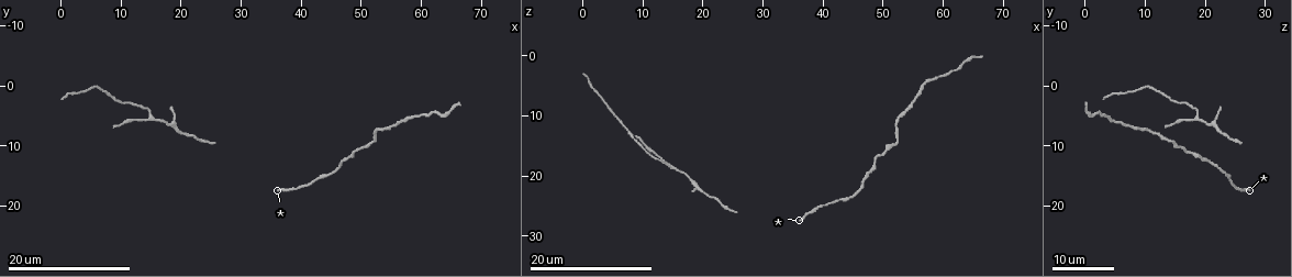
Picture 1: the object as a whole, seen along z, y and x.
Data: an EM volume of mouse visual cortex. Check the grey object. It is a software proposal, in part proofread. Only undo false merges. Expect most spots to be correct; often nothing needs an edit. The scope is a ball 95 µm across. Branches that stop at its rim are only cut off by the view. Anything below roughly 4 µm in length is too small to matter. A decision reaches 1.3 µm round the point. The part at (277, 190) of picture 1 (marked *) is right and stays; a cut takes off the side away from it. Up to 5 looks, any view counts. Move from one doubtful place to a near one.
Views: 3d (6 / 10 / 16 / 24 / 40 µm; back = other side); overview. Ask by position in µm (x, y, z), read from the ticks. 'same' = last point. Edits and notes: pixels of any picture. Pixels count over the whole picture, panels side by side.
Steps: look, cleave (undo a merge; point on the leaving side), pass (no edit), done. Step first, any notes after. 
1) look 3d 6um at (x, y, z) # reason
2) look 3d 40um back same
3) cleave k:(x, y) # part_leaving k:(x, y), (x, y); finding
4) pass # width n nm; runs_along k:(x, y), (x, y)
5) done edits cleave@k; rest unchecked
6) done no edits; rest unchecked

look 3d 24um at (52.0, 7.5, 10.5) # calibre changes

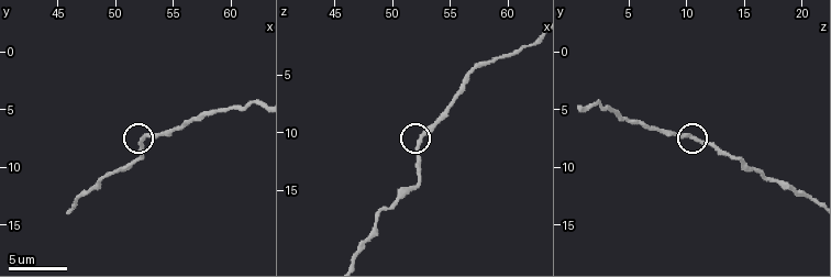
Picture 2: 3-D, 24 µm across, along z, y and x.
look 3d 6um at (52.6, 7.6, 10.4)

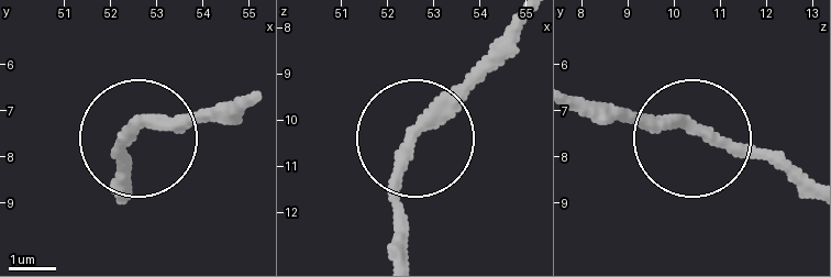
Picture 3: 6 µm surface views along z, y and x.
pass # runs_along 3:(121, 197), (124, 137), (235, 118); one cell here

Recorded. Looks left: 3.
look 3d 10um at (58.6, 5.4, 3.8) # calibre changes

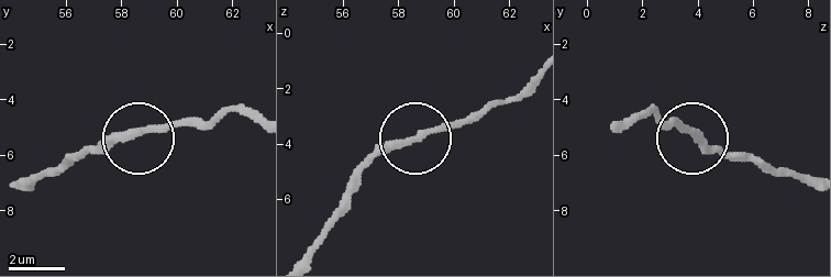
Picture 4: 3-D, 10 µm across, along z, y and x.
pass # width 260 nm; runs_along 4:(18, 187), (110, 142), (200, 123); all the same cell

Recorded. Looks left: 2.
done no edits; rest unchecked

